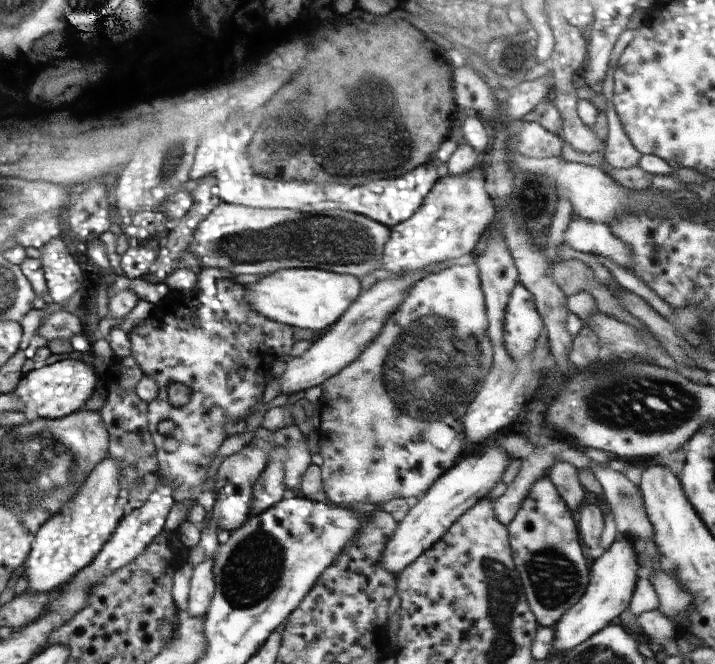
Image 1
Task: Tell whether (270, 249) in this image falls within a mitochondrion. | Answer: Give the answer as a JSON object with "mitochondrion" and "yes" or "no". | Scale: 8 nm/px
{"mitochondrion":"yes"}

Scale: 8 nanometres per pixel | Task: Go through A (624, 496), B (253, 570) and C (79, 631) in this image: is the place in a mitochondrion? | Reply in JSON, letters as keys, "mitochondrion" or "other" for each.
{"A":"mitochondrion","B":"mitochondrion","C":"other"}

